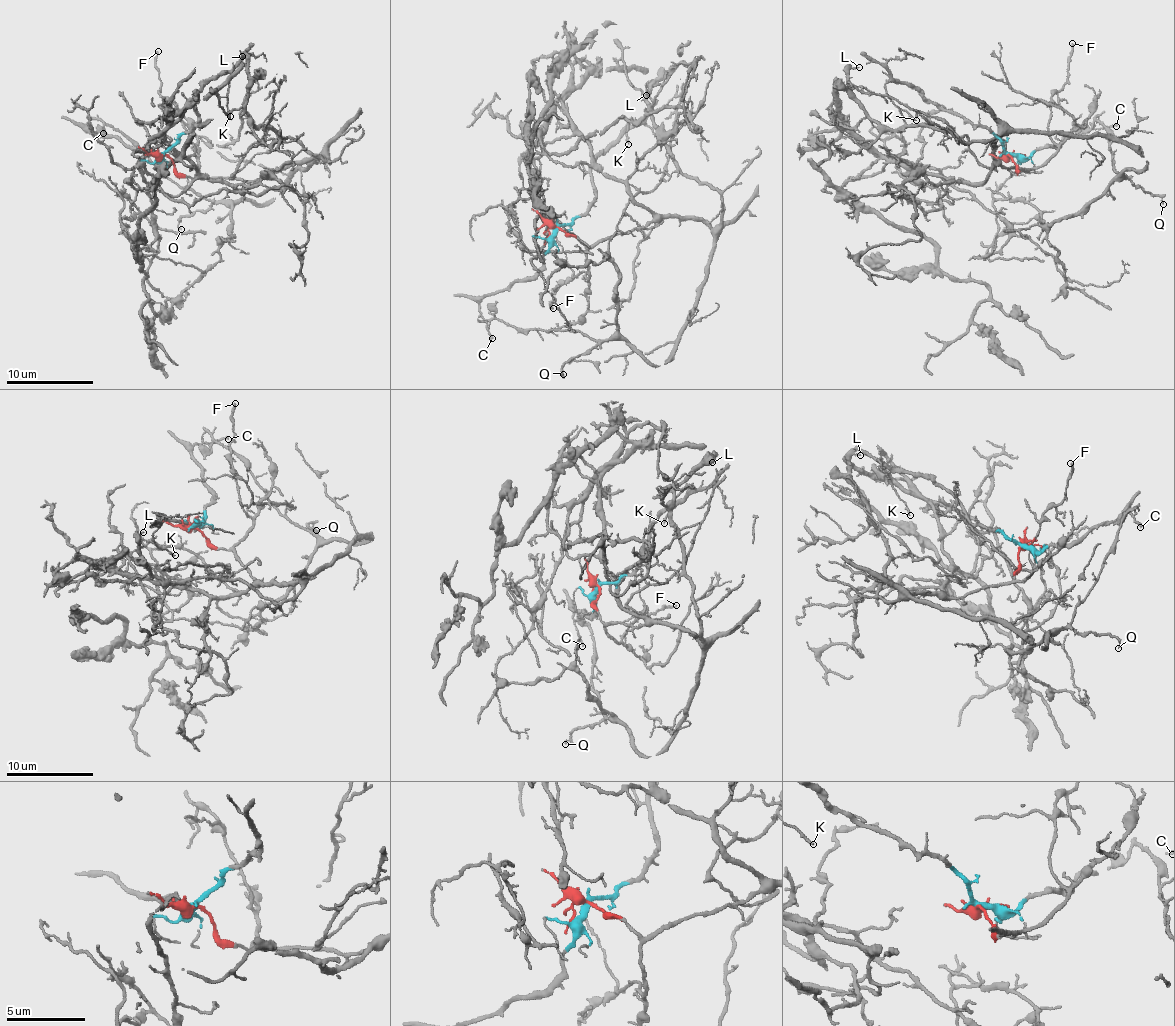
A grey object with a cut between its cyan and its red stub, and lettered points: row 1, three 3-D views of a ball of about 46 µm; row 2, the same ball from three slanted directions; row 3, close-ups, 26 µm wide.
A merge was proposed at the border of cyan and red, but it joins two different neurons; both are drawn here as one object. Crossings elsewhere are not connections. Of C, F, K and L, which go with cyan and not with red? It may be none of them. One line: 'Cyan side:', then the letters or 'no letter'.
Cyan side: C, K

